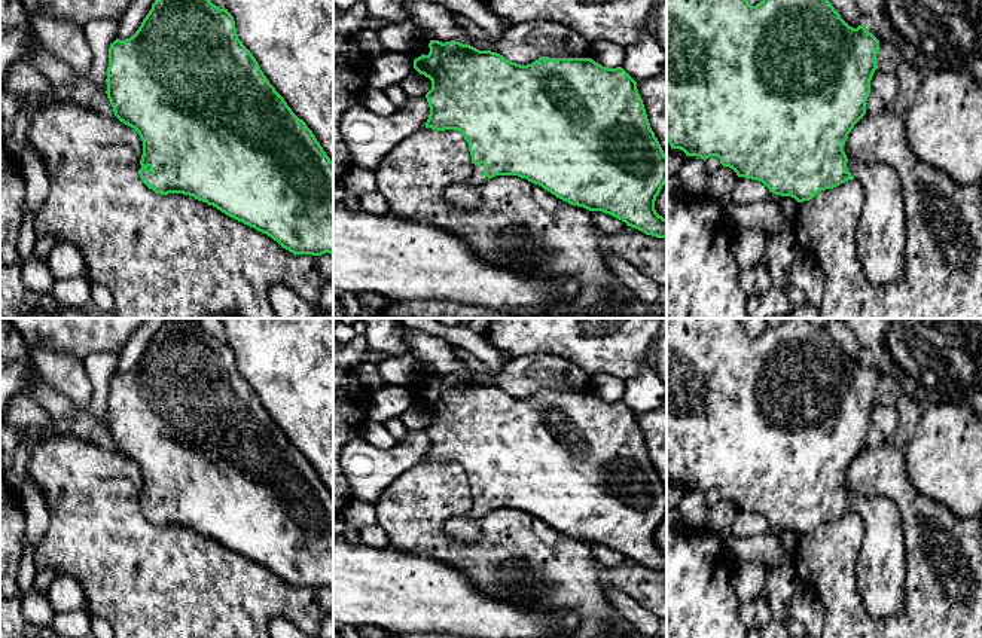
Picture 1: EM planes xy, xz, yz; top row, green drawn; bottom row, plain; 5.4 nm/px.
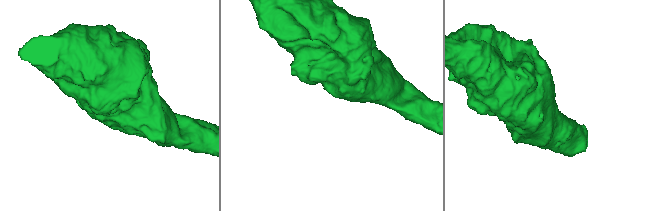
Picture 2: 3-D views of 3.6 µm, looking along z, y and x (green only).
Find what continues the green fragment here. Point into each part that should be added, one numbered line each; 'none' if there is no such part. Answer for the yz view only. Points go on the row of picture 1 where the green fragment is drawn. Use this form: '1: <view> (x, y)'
1: yz (881, 234)

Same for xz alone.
1: xz (467, 195)

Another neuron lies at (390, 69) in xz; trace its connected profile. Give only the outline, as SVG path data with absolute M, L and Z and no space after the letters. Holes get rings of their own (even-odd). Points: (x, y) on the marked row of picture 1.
M385 52L373 59L368 85L379 91L399 85L414 70L414 57L399 52Z

